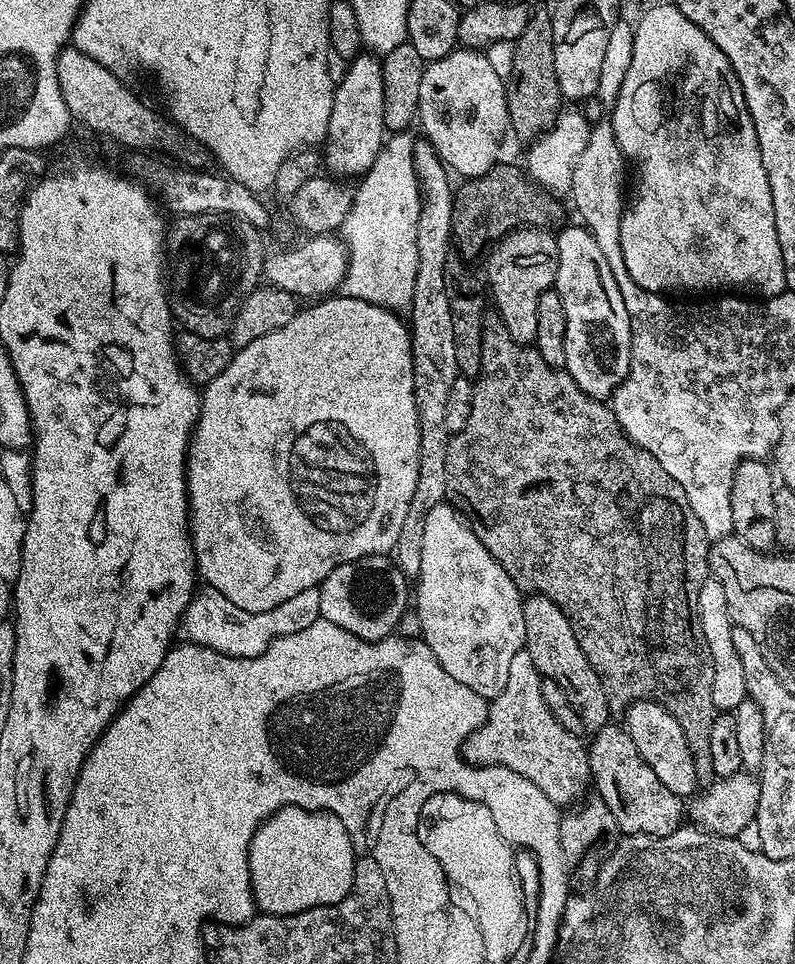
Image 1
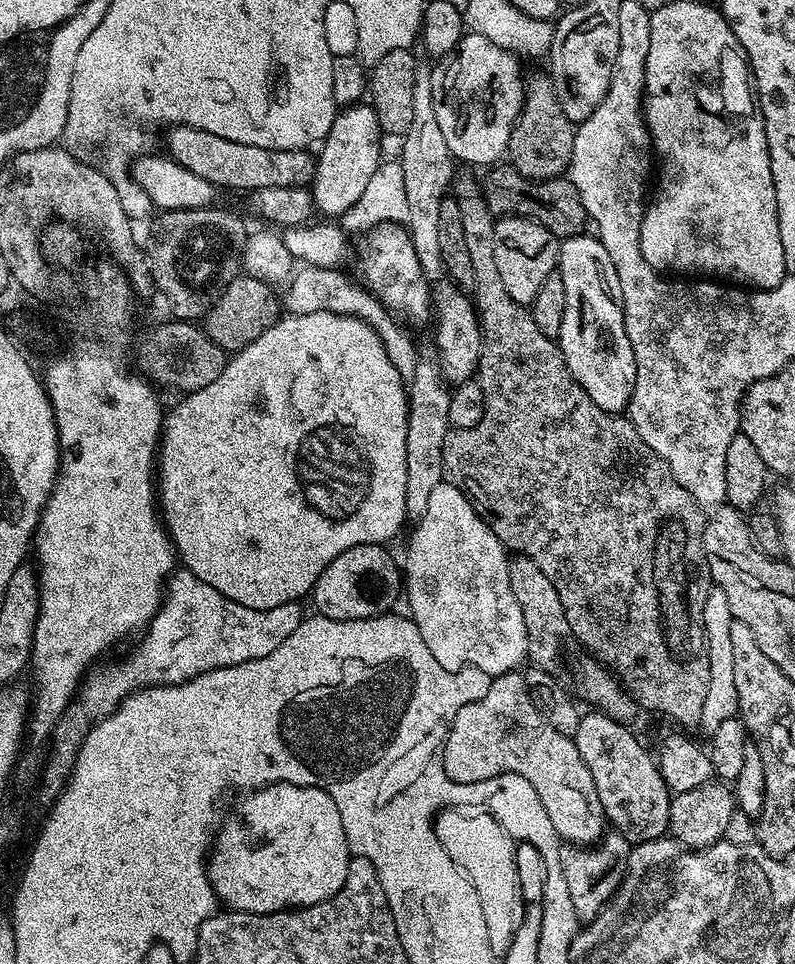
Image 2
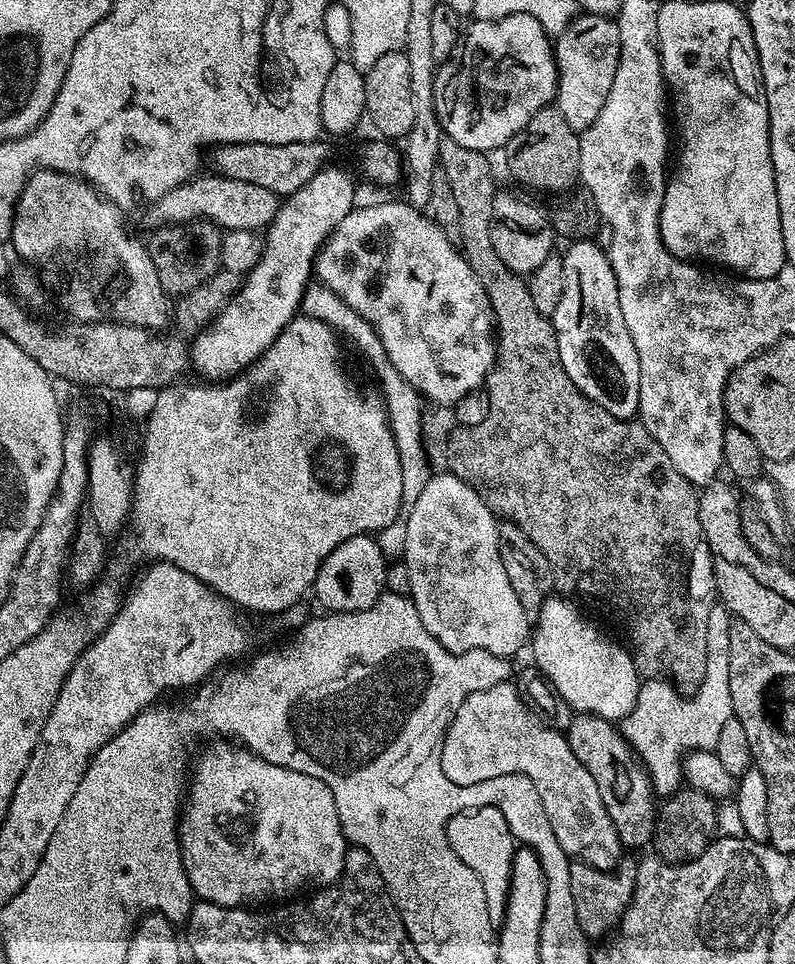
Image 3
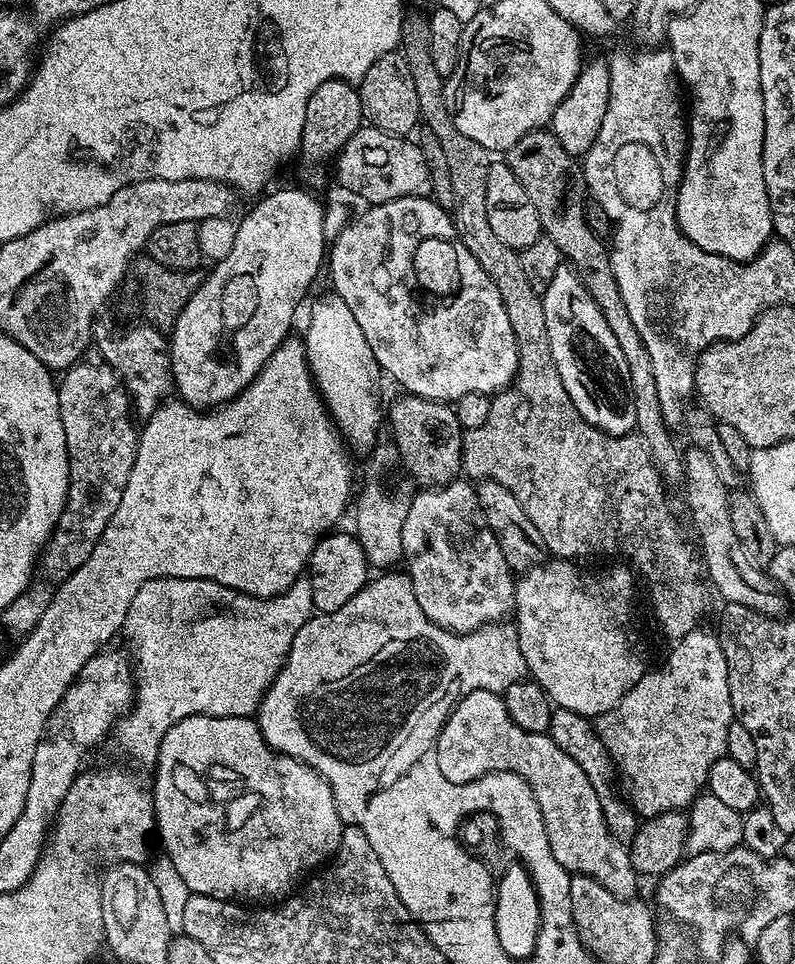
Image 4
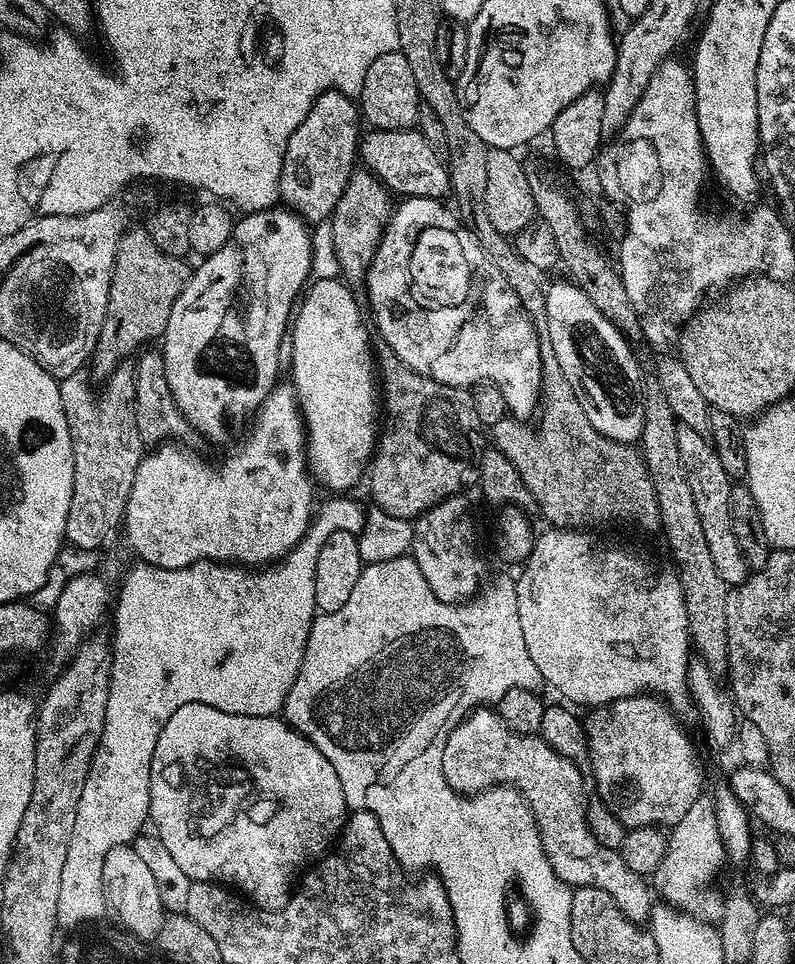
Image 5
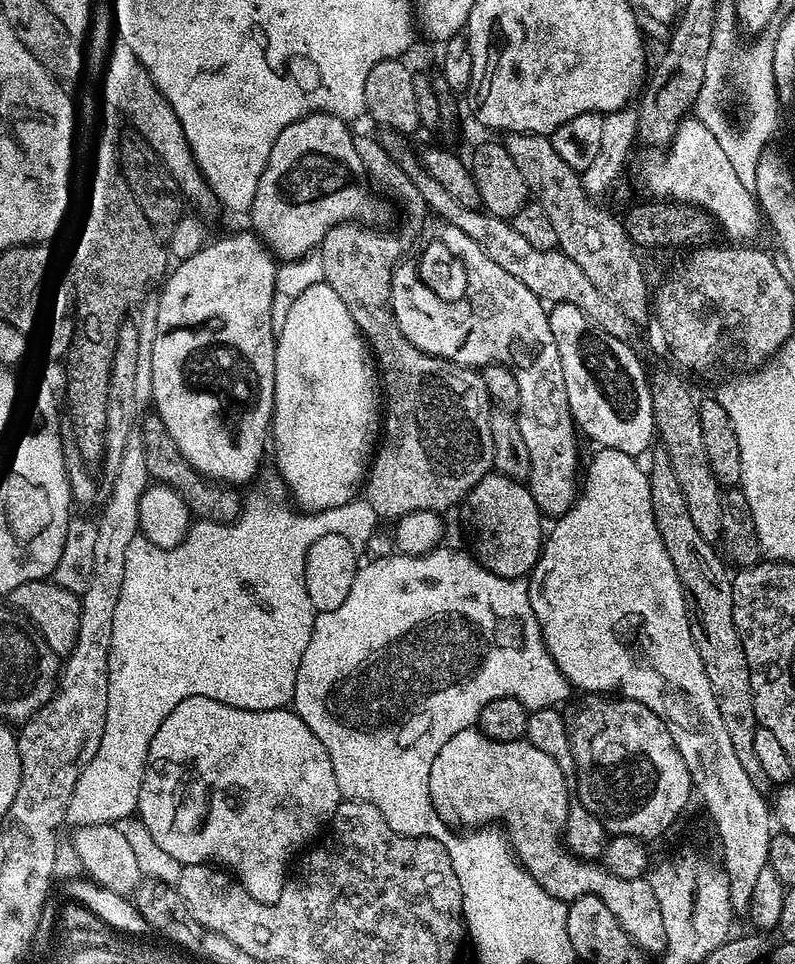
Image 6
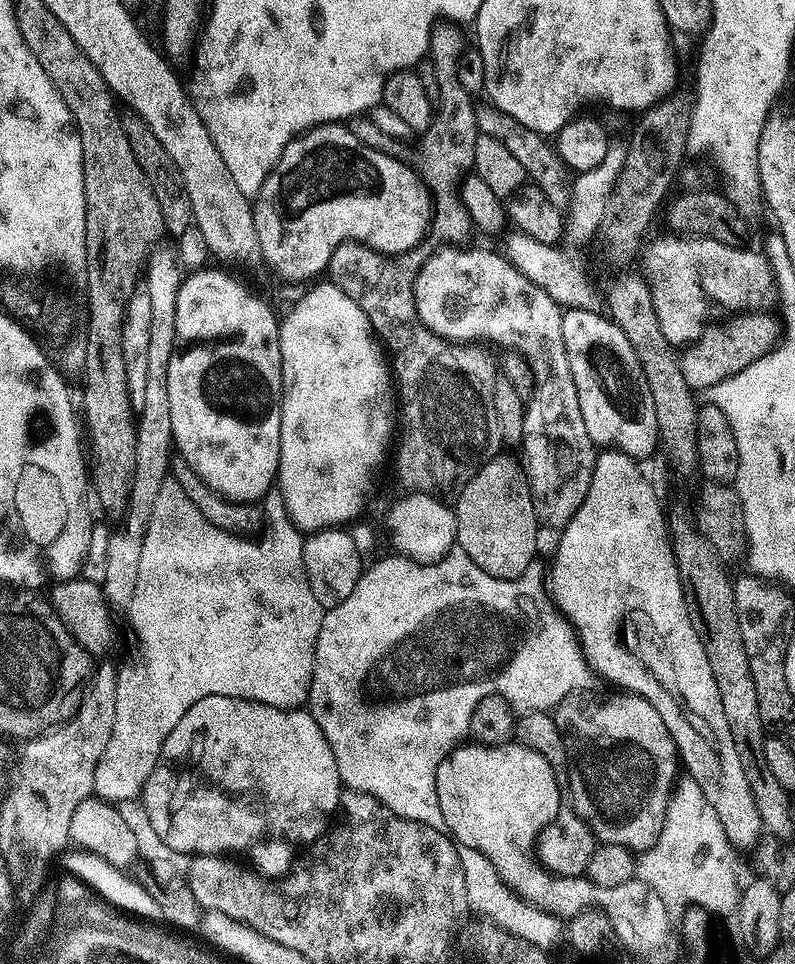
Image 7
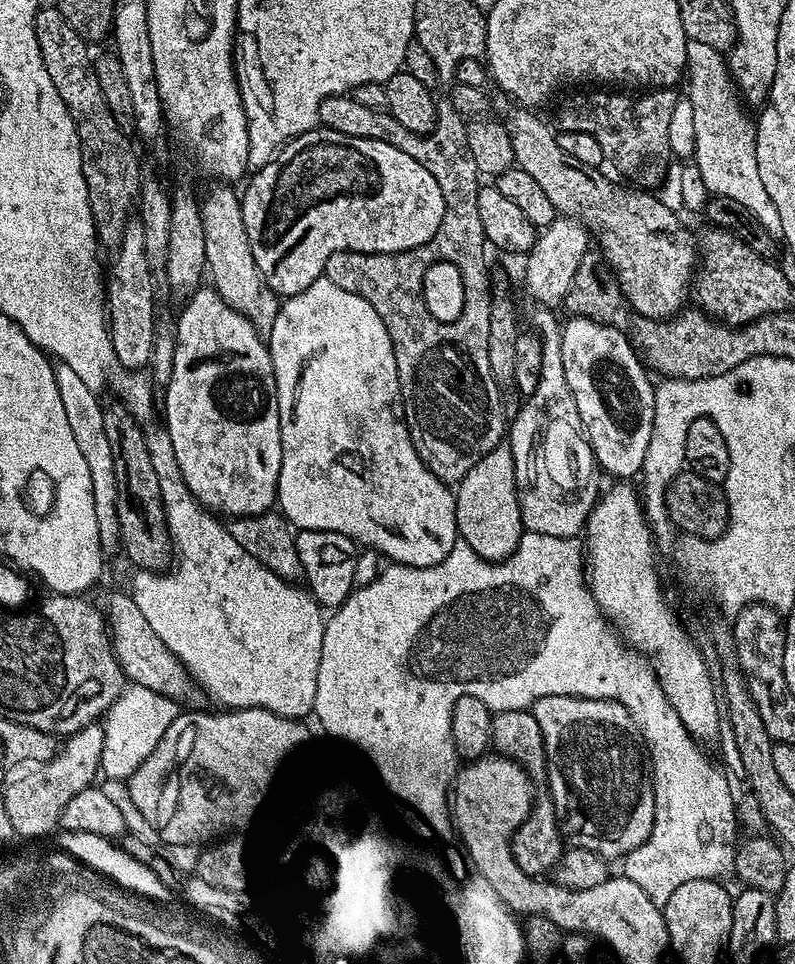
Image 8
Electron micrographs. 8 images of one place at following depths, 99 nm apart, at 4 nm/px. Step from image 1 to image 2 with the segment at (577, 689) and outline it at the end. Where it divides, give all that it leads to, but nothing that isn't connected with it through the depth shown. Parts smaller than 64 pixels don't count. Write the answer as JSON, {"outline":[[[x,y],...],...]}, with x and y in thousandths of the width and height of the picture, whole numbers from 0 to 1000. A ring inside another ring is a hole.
{"outline":[[[649,575],[638,584],[642,612],[647,612],[647,620],[657,632],[657,645],[662,645],[663,684],[682,696],[694,697],[704,685],[704,663],[716,659],[702,612],[697,612],[697,604],[692,604],[692,600],[687,600],[687,595],[682,595],[664,577]]]}

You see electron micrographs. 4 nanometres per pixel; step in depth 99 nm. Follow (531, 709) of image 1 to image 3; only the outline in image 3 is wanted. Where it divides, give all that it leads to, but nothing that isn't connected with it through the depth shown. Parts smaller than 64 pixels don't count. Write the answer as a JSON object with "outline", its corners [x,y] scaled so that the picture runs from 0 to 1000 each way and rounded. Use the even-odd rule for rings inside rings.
{"outline":[[[644,707],[623,710],[600,718],[592,718],[577,730],[569,741],[564,758],[553,769],[551,789],[552,804],[566,807],[566,811],[591,815],[603,809],[621,809],[626,803],[653,803],[665,810],[672,820],[677,820],[677,828],[682,828],[682,840],[687,840],[687,849],[692,849],[692,857],[697,861],[697,869],[702,869],[702,878],[721,893],[741,896],[758,905],[771,904],[781,895],[782,877],[777,869],[777,861],[772,853],[767,853],[767,844],[762,844],[762,836],[757,836],[757,824],[752,824],[752,815],[747,807],[742,807],[742,799],[722,786],[722,778],[717,778],[714,765],[708,758],[689,755],[657,728]]]}

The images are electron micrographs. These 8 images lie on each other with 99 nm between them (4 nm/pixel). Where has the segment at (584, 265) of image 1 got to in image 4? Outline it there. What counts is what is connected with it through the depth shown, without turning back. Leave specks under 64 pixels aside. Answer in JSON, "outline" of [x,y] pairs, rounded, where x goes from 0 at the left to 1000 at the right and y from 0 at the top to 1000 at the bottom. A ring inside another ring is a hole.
{"outline":[[[707,276],[702,284],[683,296],[682,310],[692,367],[697,367],[702,388],[707,388],[707,400],[712,400],[712,409],[717,409],[722,421],[727,421],[727,429],[770,452],[791,451],[800,442],[792,384],[787,381],[787,371],[782,371],[777,351],[772,351],[767,338],[762,338],[762,330],[757,330],[757,322],[714,276]]]}

